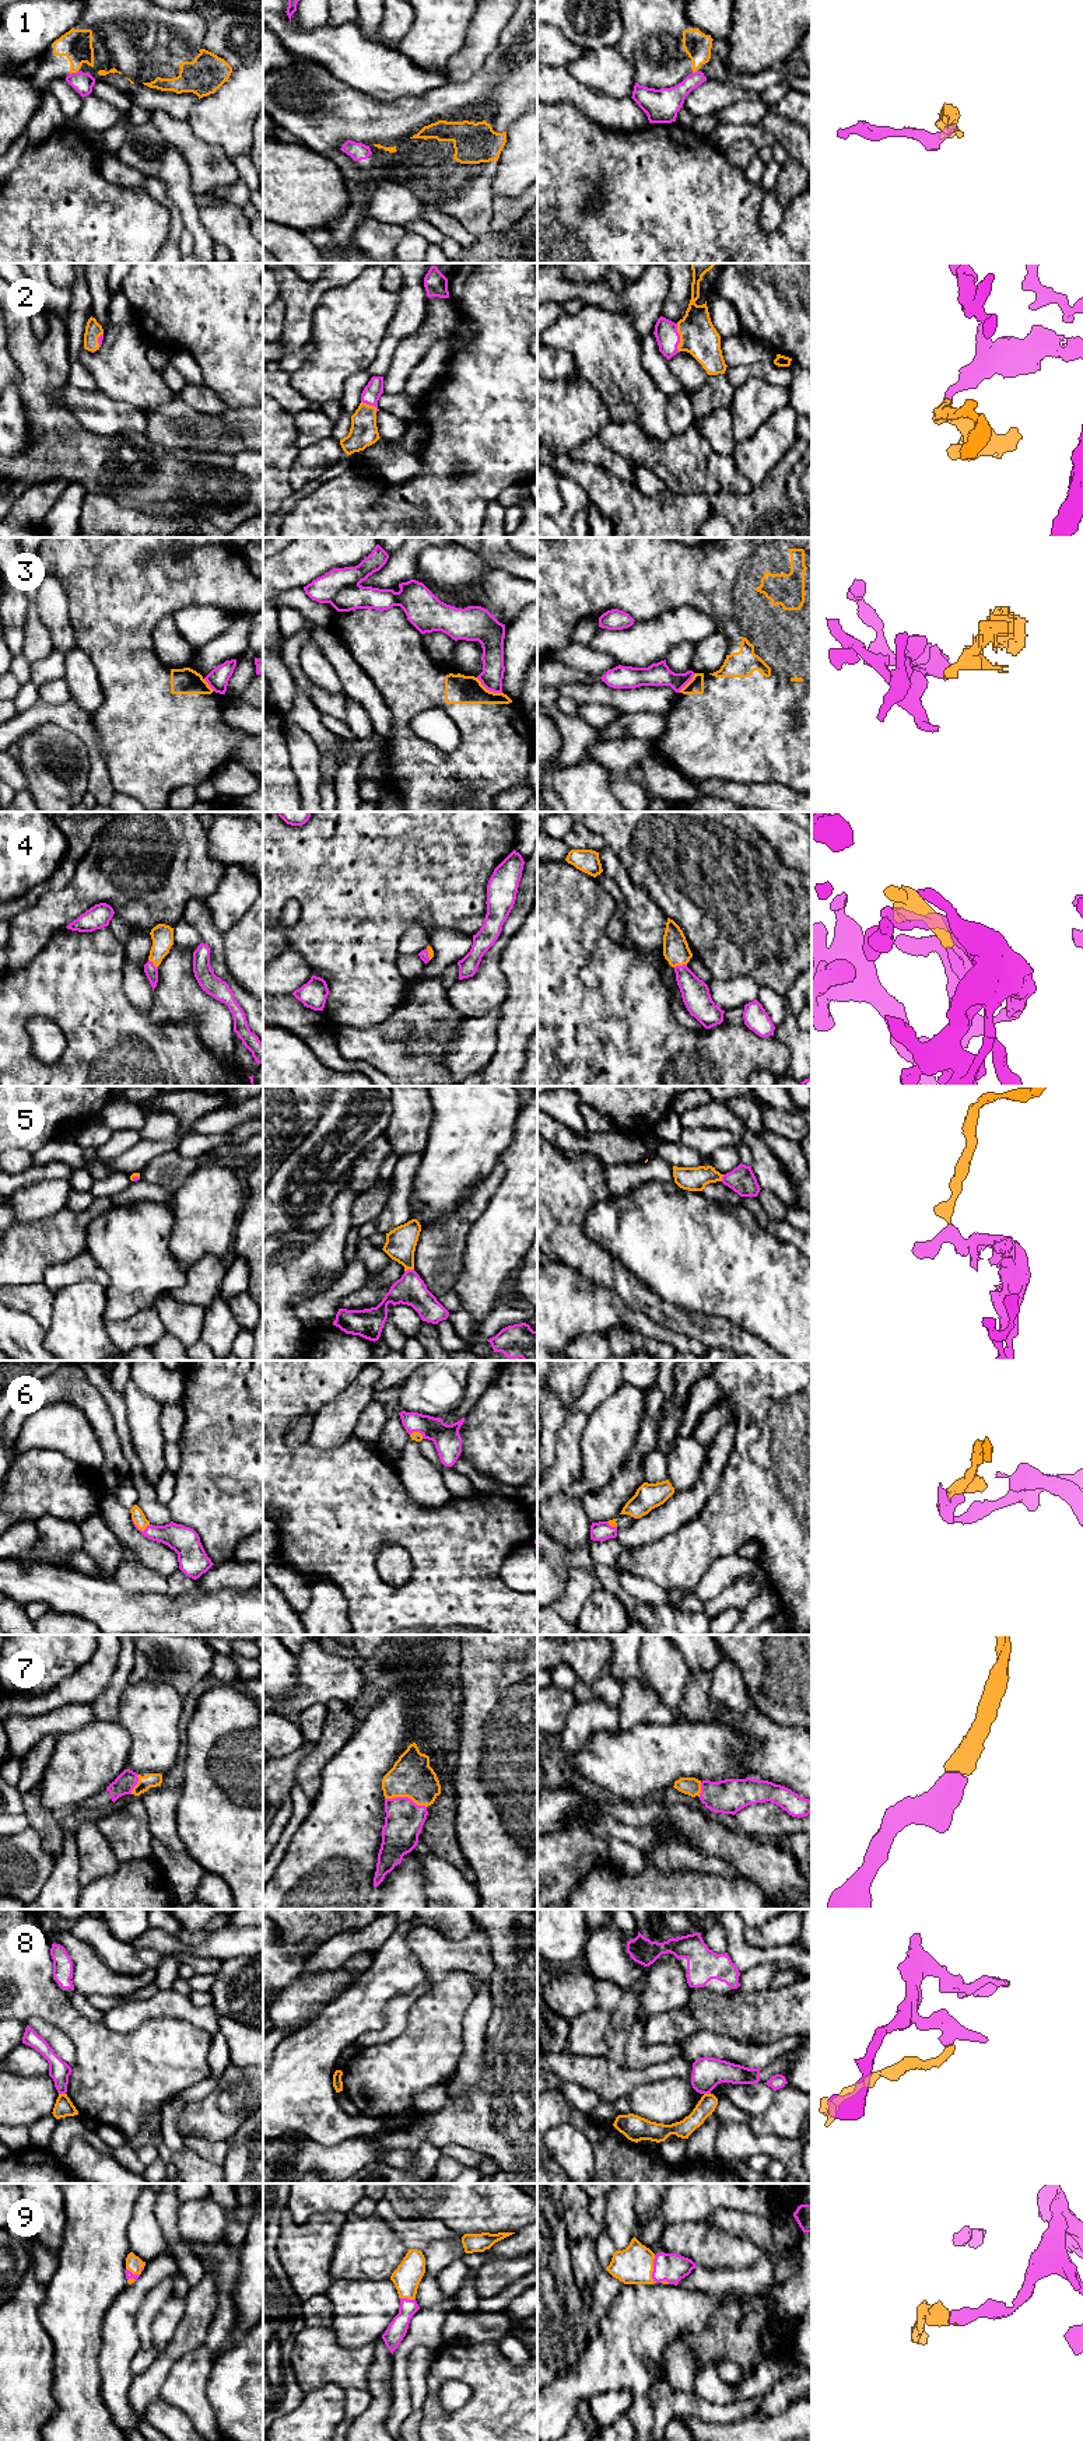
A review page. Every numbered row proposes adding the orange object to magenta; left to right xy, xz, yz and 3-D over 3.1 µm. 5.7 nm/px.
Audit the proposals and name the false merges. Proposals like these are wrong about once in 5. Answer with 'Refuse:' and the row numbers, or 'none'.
Refuse: 1, 3, 8

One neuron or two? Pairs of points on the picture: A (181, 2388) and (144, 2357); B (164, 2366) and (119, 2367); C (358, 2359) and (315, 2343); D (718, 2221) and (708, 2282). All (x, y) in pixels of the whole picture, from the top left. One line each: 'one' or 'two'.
A: two
B: two
C: one
D: two

